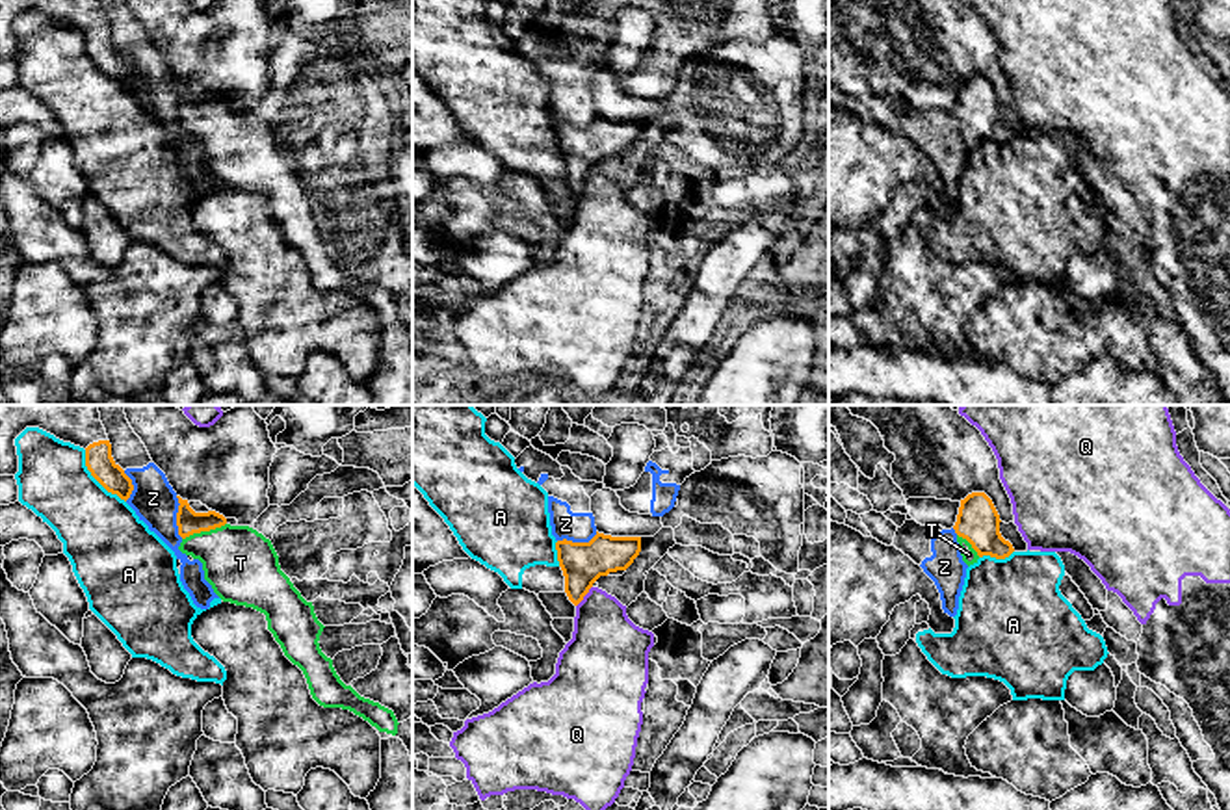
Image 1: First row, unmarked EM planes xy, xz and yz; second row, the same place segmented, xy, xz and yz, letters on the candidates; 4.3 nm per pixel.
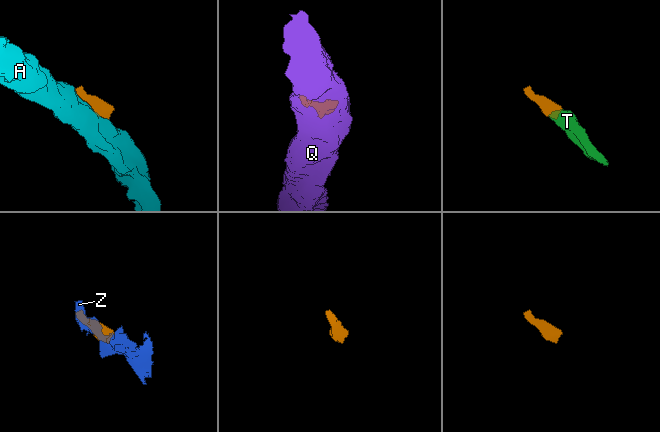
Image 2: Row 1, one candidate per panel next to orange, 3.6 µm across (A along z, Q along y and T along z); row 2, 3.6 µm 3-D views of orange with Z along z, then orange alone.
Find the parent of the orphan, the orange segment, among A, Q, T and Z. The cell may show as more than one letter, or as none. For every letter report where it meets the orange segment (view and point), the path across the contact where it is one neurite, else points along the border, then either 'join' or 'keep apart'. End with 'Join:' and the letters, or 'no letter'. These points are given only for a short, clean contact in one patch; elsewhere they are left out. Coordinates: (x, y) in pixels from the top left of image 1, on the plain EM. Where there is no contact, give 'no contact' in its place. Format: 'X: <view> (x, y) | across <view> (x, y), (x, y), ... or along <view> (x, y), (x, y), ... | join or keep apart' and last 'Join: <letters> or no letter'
A: xy (97, 64) | keep apart
Q: xz (584, 179) | along xz (591, 169), (576, 190) | keep apart
T: xy (203, 114) | across xy (188, 104), (203, 114), (240, 147) | join
Z: xy (177, 101) | keep apart
Join: T

